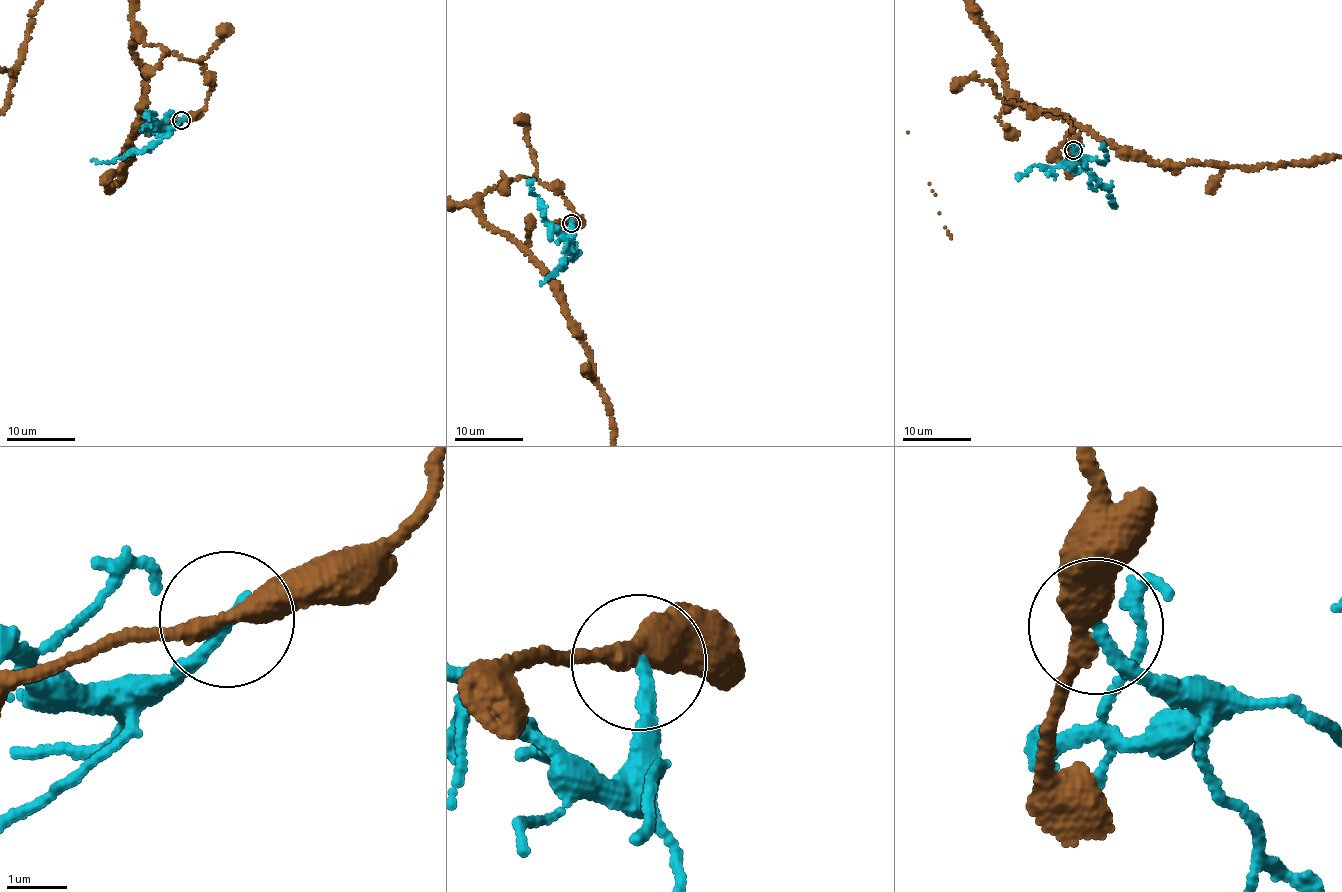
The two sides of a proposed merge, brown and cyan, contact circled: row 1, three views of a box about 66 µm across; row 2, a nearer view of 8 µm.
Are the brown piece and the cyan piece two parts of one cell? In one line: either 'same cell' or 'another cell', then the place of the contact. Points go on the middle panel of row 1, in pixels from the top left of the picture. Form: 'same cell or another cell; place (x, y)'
another cell; place (571, 223)

